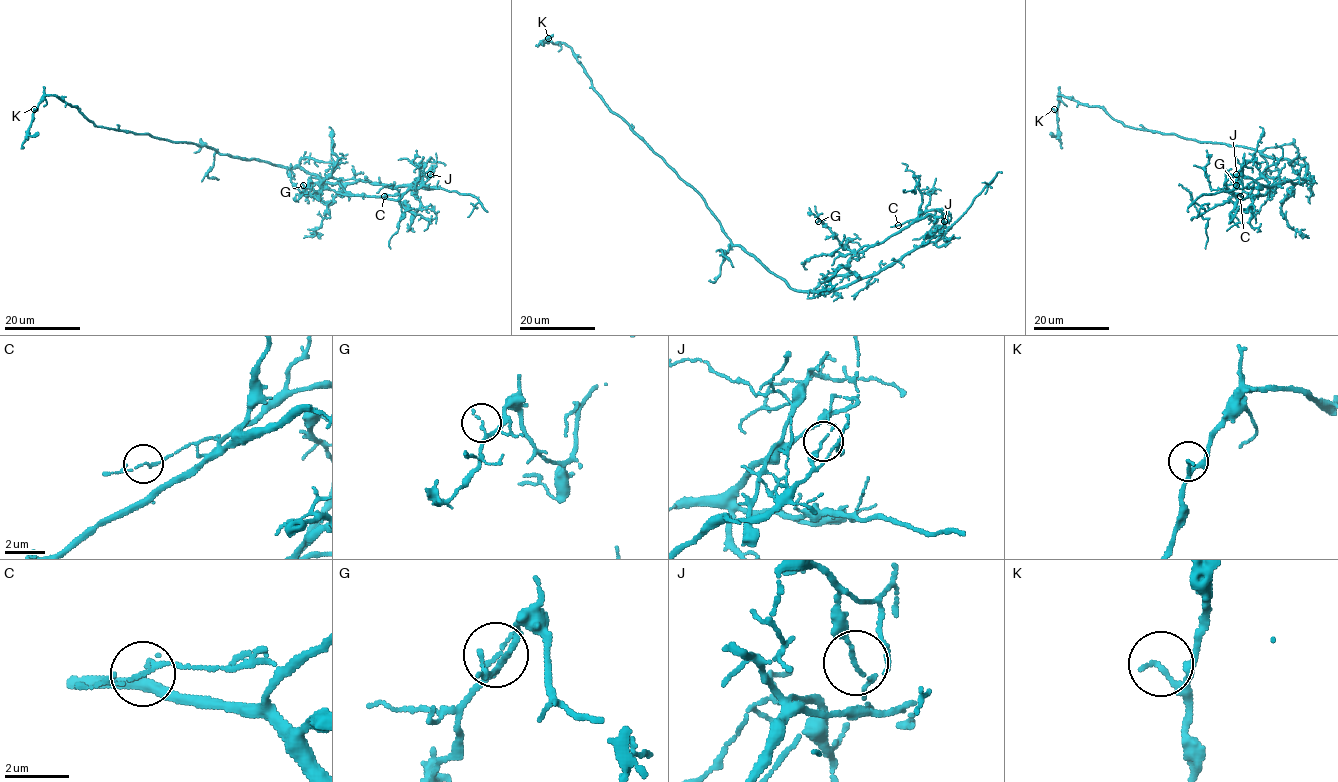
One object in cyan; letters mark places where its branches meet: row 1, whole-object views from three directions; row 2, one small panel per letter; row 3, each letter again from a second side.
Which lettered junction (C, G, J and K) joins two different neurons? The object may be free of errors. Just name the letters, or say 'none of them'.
J

